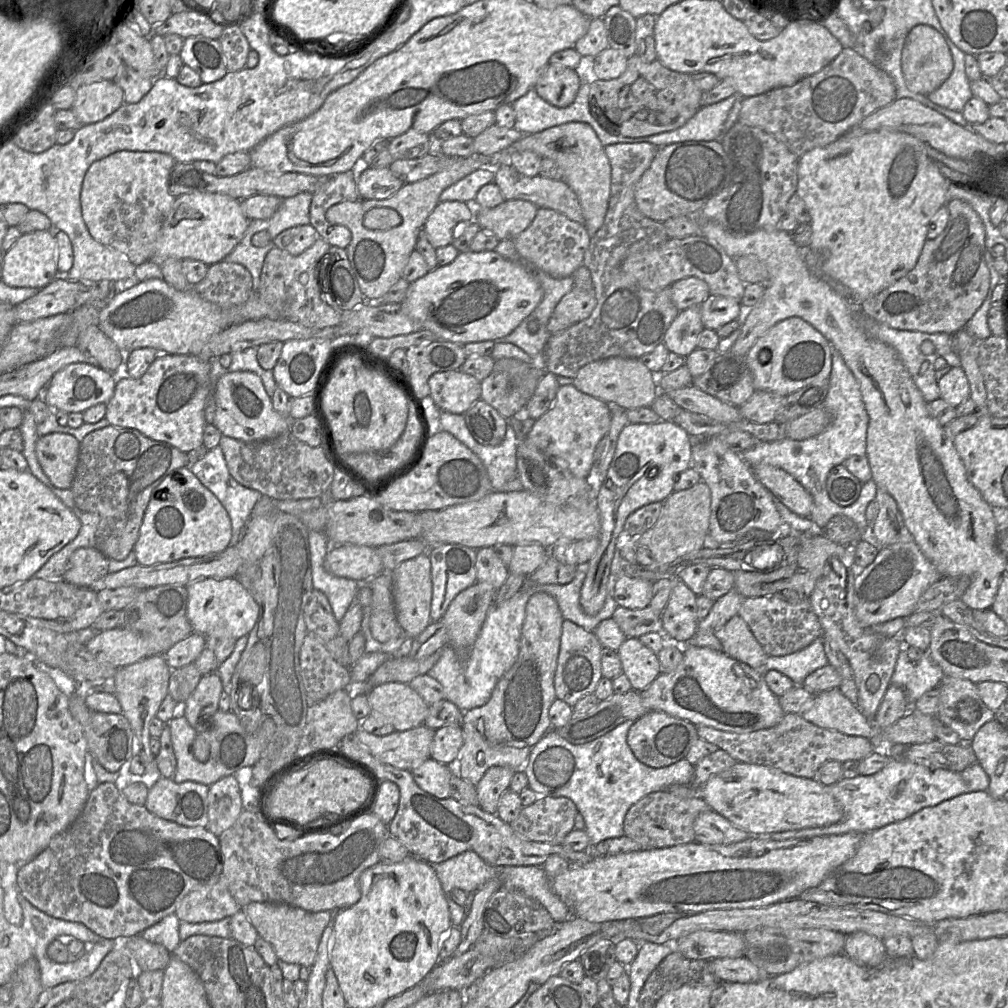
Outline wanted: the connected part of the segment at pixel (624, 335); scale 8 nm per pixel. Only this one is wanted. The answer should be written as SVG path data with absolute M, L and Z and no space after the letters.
M648 142L617 143L605 146L605 154L611 166L608 209L602 226L591 236L583 259L583 266L587 267L591 274L597 303L588 318L550 336L544 348L544 363L545 369L556 376L575 378L583 366L609 357L640 358L651 352L658 344L663 343L667 329L680 312L671 300L670 287L655 291L646 290L621 270L622 262L630 253L653 249L669 239L663 223L642 214L635 201L635 186L650 167L657 151L658 147Z

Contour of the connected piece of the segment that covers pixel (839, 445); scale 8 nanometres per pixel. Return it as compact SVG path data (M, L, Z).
M834 349L829 390L822 407L831 416L831 422L817 436L801 441L784 438L773 442L759 442L755 447L741 453L741 455L750 467L767 464L786 471L812 496L813 508L809 518L793 513L776 499L776 507L785 529L795 533L812 533L815 532L815 528L824 528L833 517L843 515L854 521L863 535L868 535L871 523L867 521L865 512L869 503L876 497L877 485L875 481L870 479L863 483L858 499L849 506L839 506L833 502L826 489L826 480L833 467L843 464L851 456L866 455L869 423L860 385L845 364L841 354Z

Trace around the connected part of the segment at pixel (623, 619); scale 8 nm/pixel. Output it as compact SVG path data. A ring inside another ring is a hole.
M618 606L612 618L626 637L636 637L649 632L662 632L662 618L649 606L644 609L627 609Z

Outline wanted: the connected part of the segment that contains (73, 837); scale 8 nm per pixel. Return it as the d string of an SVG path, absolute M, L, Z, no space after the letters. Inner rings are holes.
M104 782L89 792L81 813L66 830L54 836L48 846L32 860L18 866L17 885L19 891L34 907L54 918L81 923L101 938L115 939L141 934L164 917L175 913L180 902L189 892L220 880L222 853L218 837L207 828L186 827L160 818L148 811L144 805L130 803L114 783Z

